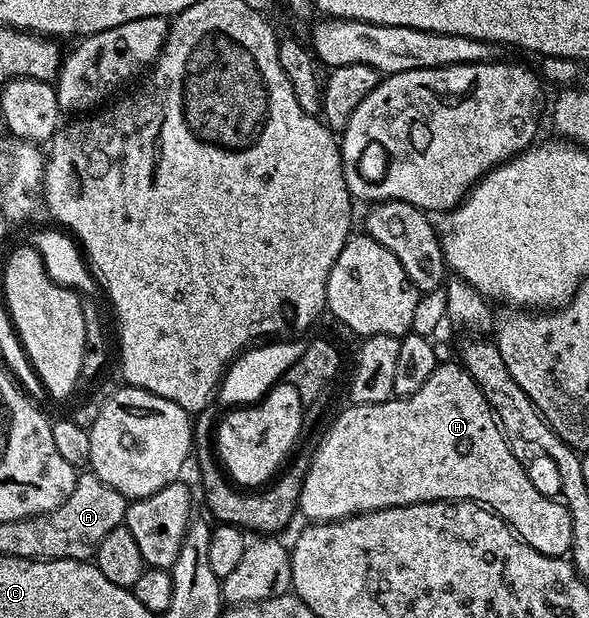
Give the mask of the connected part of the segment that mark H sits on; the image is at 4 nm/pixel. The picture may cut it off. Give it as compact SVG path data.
M443 361L434 369L432 376L424 380L424 384L414 394L409 394L406 398L391 397L388 402L377 402L371 406L360 406L357 404L347 405L347 410L335 420L330 426L330 431L322 438L322 443L318 447L313 447L310 455L310 466L304 475L304 484L300 492L298 509L301 517L306 517L311 523L315 522L339 522L341 518L350 518L354 514L367 514L373 510L383 510L384 508L396 508L397 506L411 506L421 502L476 502L480 506L485 506L488 510L493 510L499 514L503 520L514 529L522 541L536 548L536 552L547 554L553 558L560 558L569 555L572 540L572 520L570 511L557 497L549 498L546 494L541 494L534 487L532 479L526 475L527 467L521 462L517 462L512 456L510 445L506 443L506 437L502 435L502 430L498 426L498 419L490 410L490 405L484 400L480 388L476 388L476 380L468 376L468 372L457 361Z

